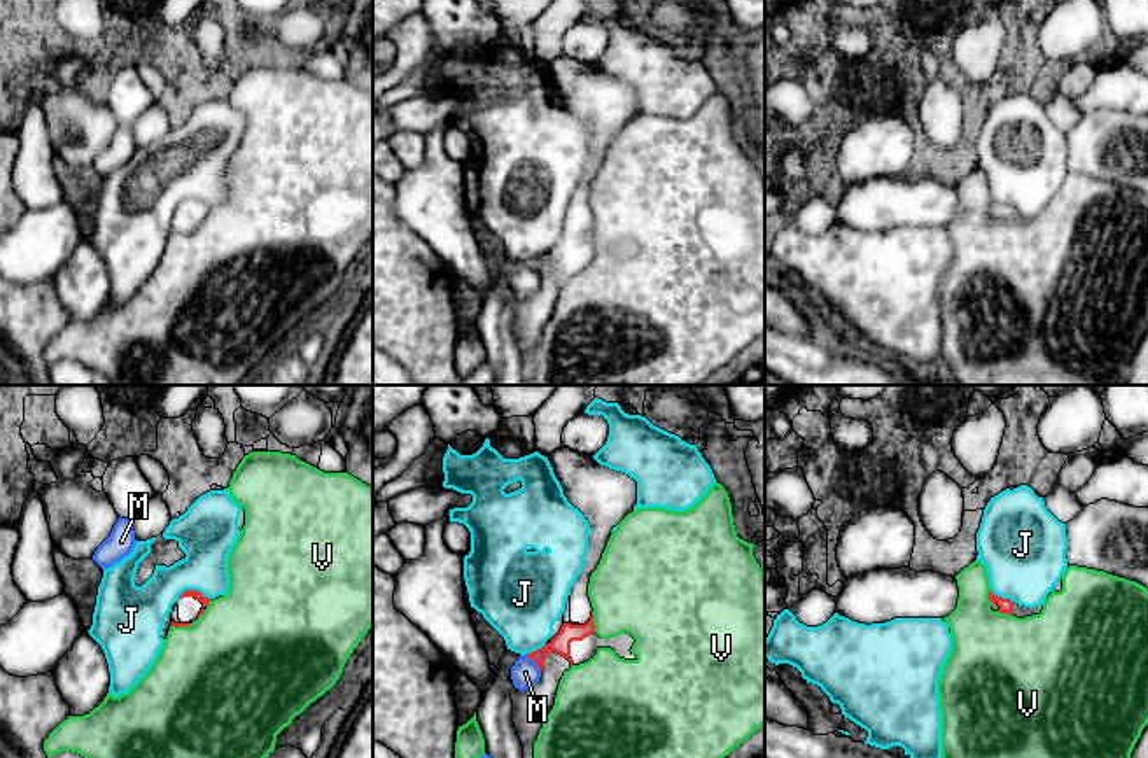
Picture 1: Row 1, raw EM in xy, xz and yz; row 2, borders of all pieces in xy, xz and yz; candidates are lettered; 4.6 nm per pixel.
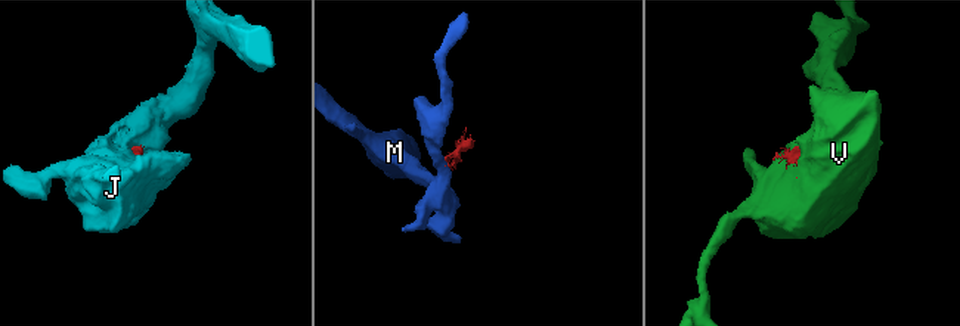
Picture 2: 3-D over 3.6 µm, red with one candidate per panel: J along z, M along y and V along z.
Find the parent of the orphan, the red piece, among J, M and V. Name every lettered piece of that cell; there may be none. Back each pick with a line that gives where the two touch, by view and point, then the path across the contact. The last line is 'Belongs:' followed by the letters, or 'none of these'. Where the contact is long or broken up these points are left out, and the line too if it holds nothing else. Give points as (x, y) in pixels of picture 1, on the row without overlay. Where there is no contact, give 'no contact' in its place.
Belongs: none of these

